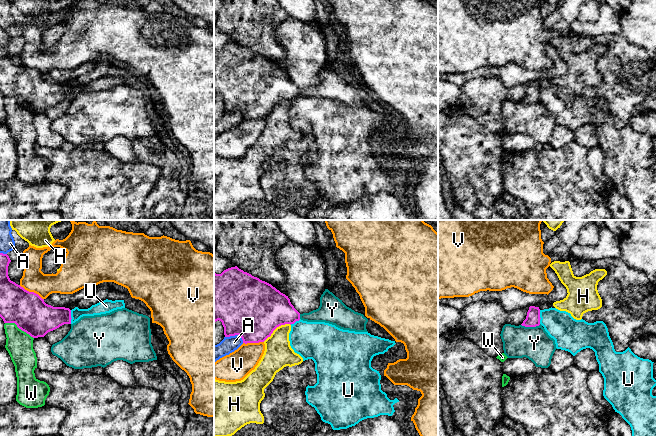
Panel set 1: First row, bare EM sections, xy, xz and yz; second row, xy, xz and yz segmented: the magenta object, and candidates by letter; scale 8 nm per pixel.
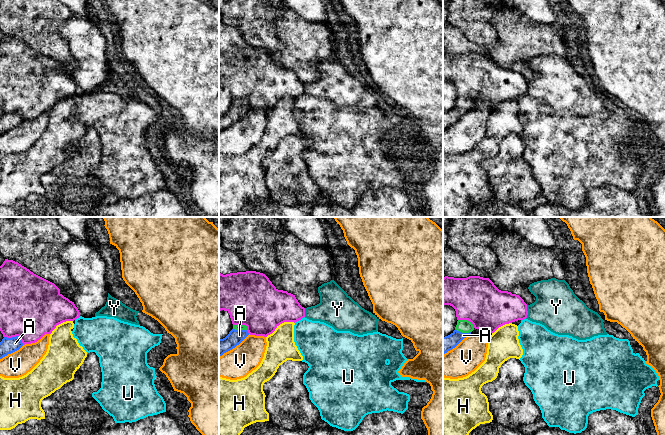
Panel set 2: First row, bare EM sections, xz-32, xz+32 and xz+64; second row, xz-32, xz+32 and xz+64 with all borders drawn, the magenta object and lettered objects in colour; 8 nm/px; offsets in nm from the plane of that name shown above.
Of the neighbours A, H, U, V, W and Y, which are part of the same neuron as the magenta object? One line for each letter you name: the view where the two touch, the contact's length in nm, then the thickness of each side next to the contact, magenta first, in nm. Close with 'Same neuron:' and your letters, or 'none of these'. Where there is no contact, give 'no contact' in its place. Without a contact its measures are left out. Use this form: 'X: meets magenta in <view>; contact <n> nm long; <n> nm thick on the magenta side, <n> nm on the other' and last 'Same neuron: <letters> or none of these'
Same neuron: none of these

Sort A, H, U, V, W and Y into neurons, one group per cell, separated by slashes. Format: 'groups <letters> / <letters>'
groups A W / H / U / V / Y

